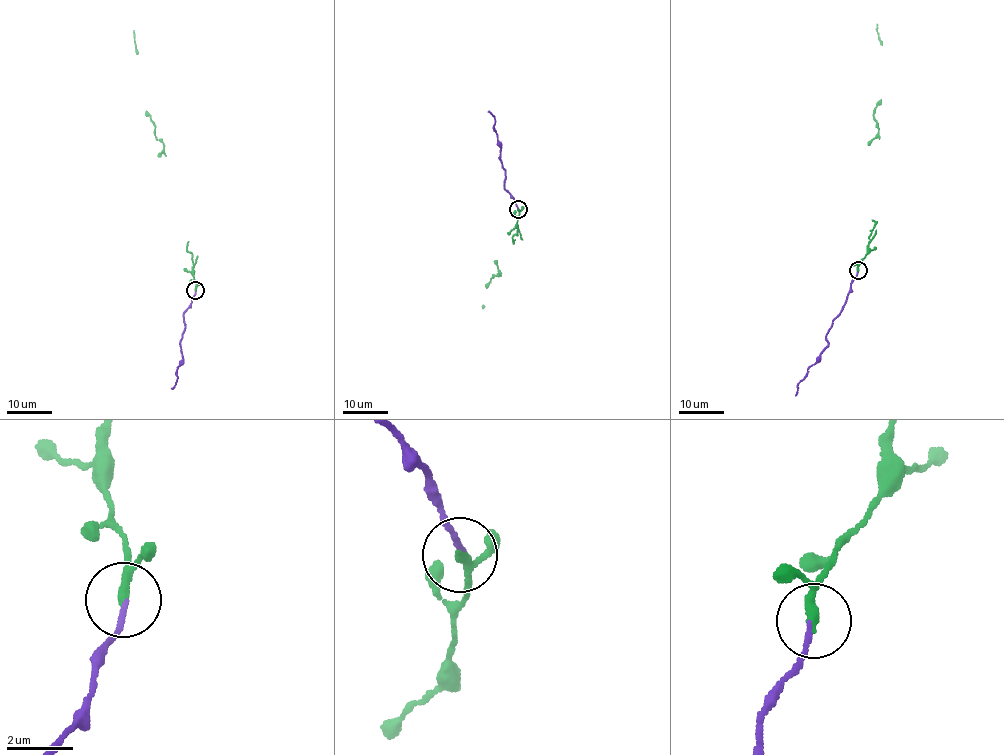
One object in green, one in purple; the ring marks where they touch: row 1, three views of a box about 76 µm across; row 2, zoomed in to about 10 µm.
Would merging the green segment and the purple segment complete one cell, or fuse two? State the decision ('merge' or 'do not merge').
merge

